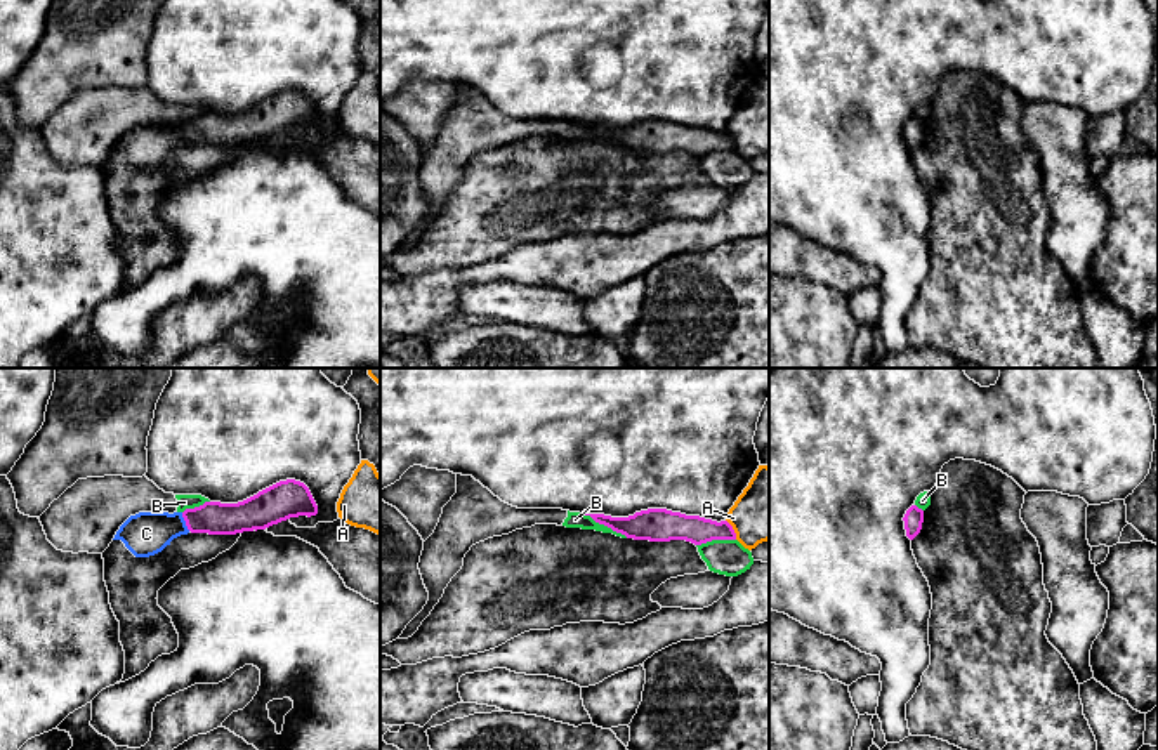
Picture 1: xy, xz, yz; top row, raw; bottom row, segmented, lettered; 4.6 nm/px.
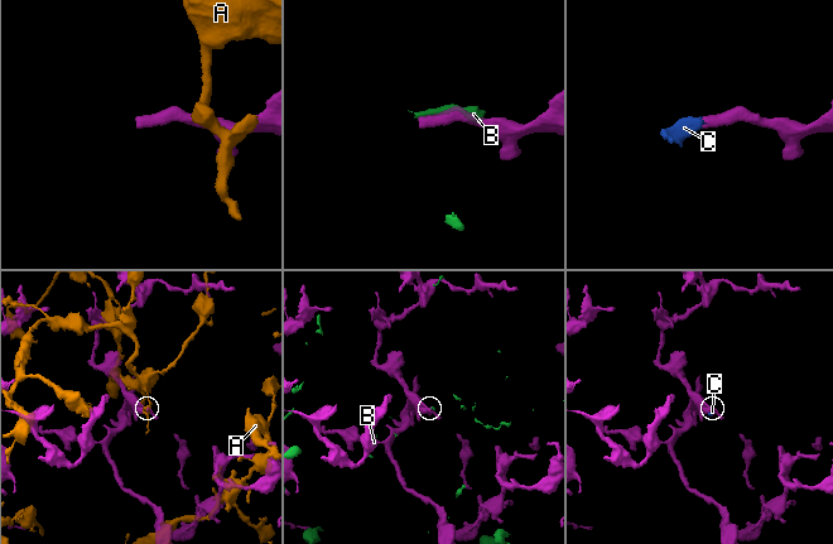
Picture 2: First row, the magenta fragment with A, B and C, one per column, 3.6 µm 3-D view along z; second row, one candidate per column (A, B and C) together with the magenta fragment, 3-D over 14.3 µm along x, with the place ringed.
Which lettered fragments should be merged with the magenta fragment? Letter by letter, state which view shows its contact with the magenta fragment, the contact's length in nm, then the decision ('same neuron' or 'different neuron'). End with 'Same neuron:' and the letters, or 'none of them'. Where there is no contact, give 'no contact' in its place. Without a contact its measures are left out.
A: xz | 110 nm | different neuron
B: xz | 240 nm | different neuron
C: xy | 100 nm | same neuron
Same neuron: C

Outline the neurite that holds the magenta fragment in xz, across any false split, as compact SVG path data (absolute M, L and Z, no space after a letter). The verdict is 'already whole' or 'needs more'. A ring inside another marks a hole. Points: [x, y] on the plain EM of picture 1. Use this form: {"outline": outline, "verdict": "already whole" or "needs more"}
{"outline": "M648 120L628 128L611 128L604 125L585 127L590 127L595 134L634 151L686 151L694 156L712 151L736 151L736 144L727 132L717 134L700 127L686 127L667 120Z", "verdict": "already whole"}

